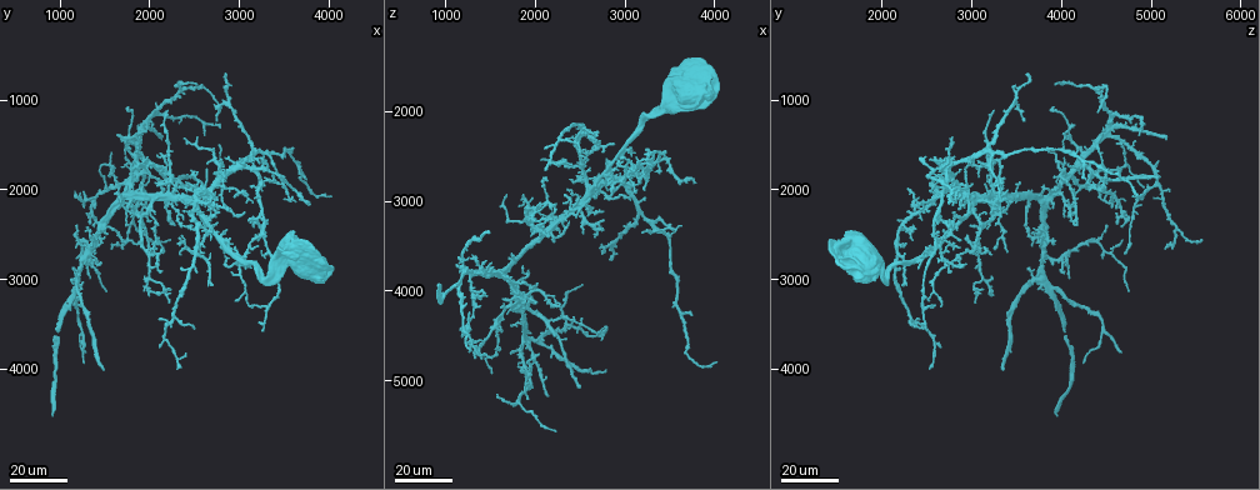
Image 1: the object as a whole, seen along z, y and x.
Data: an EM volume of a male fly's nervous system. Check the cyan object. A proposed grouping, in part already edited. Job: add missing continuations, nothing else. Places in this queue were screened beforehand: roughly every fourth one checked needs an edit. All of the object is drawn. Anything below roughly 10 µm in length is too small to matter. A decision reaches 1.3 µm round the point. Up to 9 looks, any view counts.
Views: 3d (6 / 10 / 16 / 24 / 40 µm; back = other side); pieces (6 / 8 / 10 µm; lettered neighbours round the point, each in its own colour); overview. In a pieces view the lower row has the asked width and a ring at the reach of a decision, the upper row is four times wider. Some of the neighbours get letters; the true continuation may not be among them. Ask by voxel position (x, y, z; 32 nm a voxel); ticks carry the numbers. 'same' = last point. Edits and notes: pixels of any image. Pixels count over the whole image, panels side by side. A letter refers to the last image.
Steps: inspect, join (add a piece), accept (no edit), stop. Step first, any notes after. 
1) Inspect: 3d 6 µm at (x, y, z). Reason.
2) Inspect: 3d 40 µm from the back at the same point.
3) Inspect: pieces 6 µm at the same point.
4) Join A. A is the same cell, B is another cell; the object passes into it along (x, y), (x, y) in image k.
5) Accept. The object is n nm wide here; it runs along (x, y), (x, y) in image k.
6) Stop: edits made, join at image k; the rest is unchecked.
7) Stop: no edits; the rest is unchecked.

Inspect: 3d 16 µm at (1500, 4000, 3350). Free end.

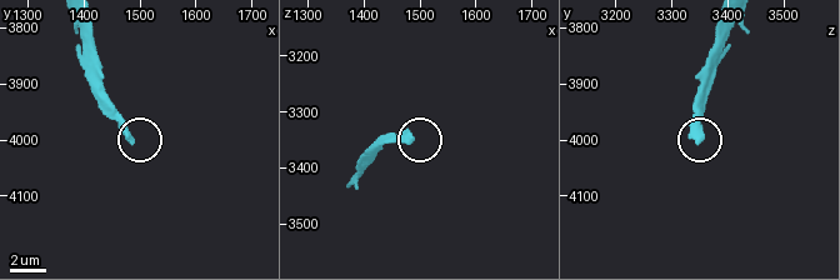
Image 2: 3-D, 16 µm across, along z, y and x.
Inspect: pieces 6 µm at (1485, 4005, 3350).

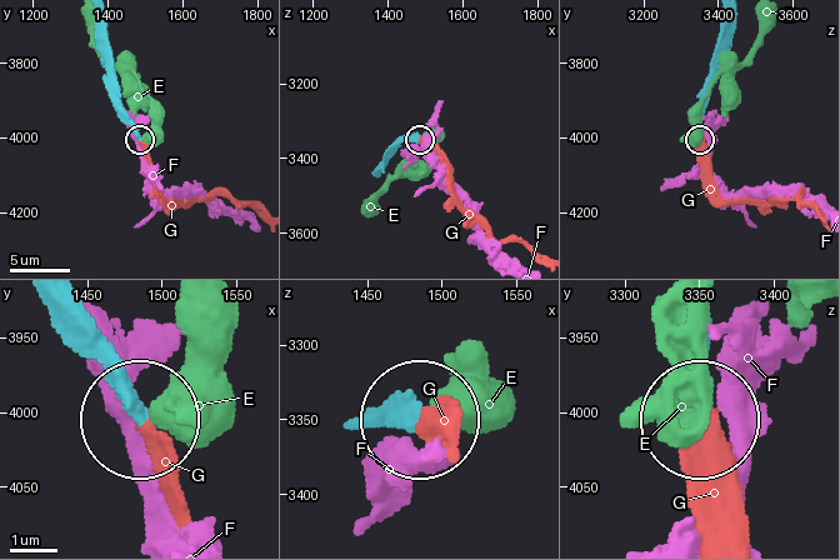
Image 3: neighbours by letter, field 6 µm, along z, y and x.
Join G. G is the same cell, E and F are other cells; the object passes into it along (378, 420), (418, 416), (438, 436) in image 3; it goes on there.

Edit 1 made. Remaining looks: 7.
Inspect: 3d 16 µm at (2100, 1450, 5150). Free end.

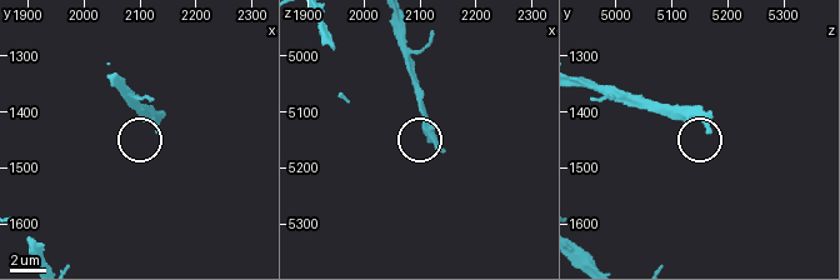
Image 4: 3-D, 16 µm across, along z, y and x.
Inspect: pieces 6 µm at (2135, 1430, 5170).

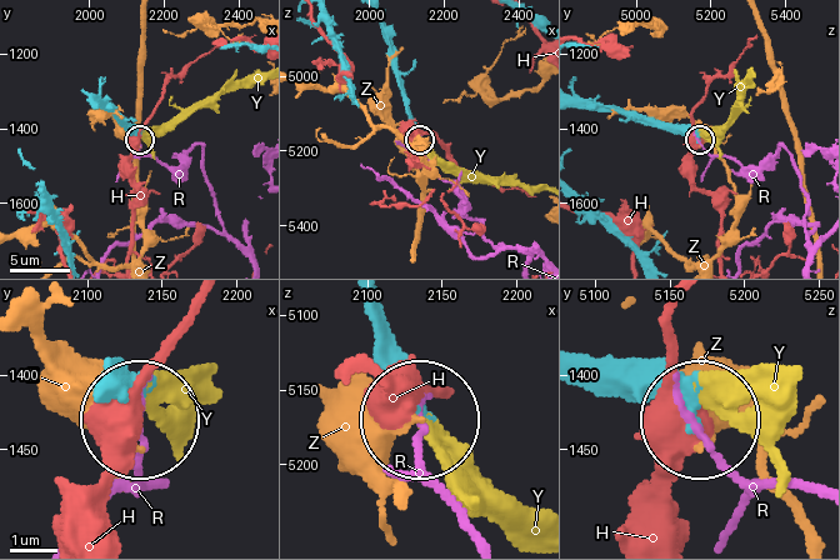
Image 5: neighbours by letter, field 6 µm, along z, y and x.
Join Y. Y is the same cell, H, R and Z are other cells; the object passes into it along (111, 363), (151, 386), (206, 383) in image 5; the neuron continues.

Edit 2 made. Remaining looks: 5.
Inspect: overview. Redraw.

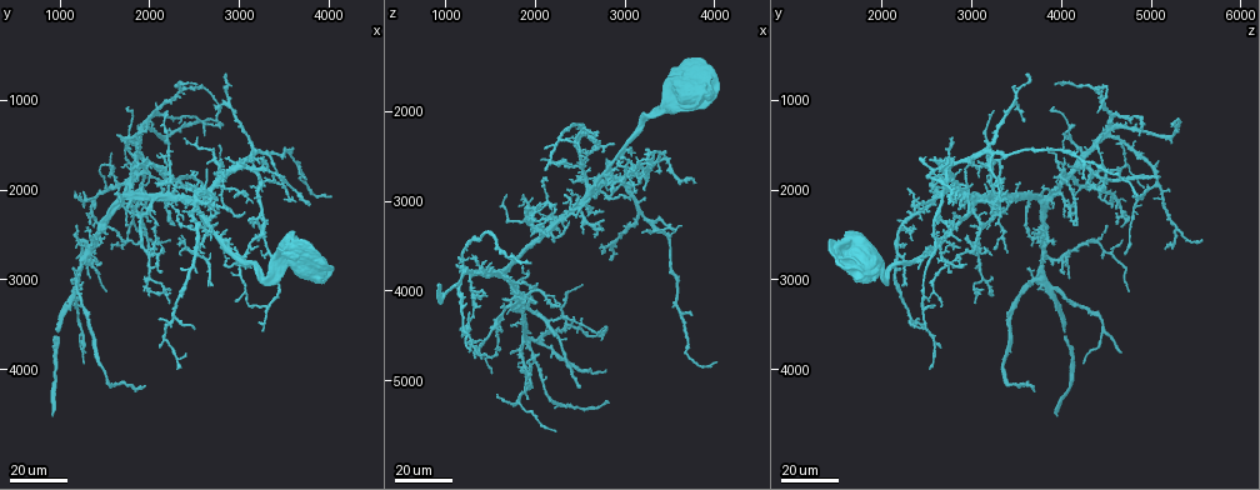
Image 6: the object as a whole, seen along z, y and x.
Inspect: 3d 24 µm at (2750, 2250, 3200). An open end.

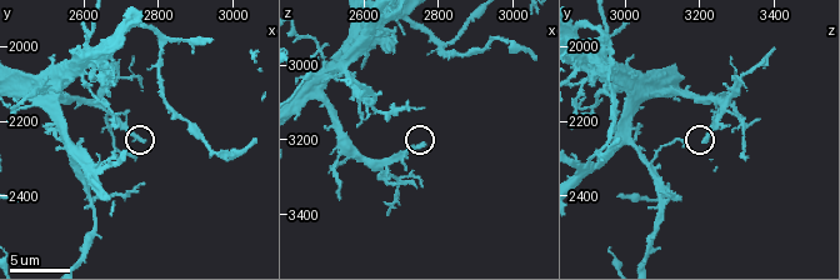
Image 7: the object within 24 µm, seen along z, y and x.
Inspect: pieces 8 µm at (2760, 2250, 3210).

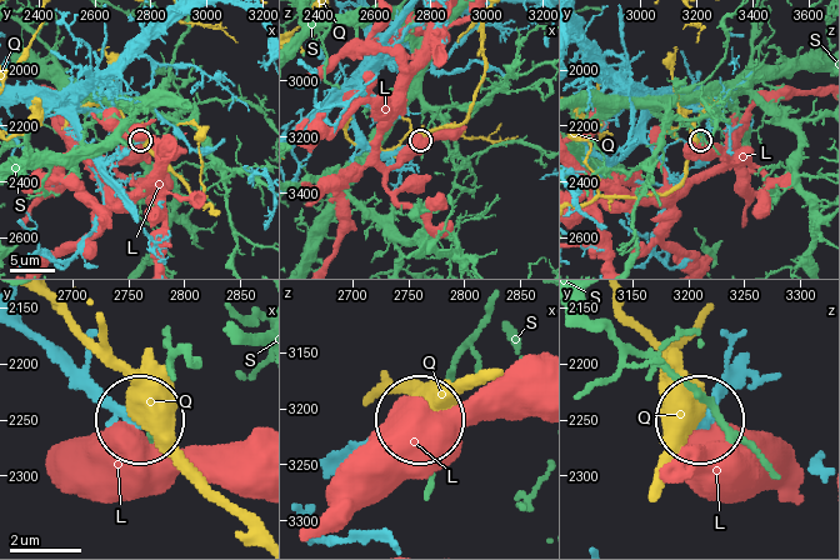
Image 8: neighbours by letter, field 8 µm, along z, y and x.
Accept. L, Q and S are other cells; no lettered piece goes on from it.

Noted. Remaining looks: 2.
Inspect: 3d 24 µm at (2650, 1800, 2900). An open end.

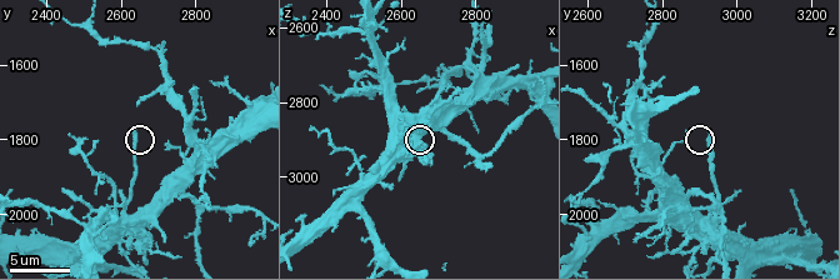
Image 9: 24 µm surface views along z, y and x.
Inspect: pieces 6 µm at (2630, 1780, 2920).

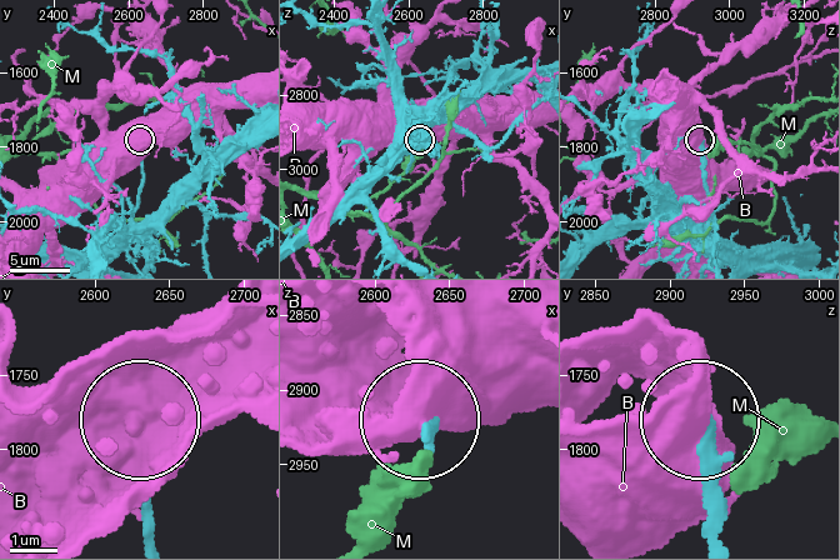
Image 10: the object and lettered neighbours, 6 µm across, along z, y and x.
Accept. The object is 230 nm wide here; B and M are other cells; it runs along (718, 533), (709, 429) in image 10; none of them fits.

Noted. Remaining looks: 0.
Stop: edits made, join at image 3, join at image 5; the rest is unchecked.

